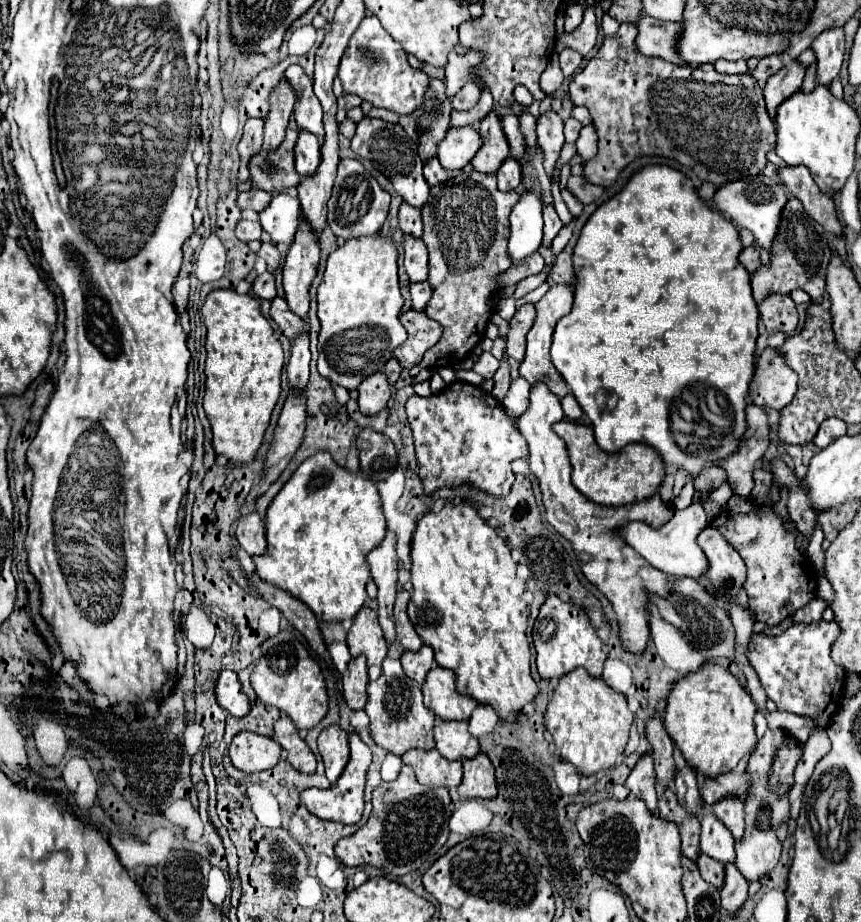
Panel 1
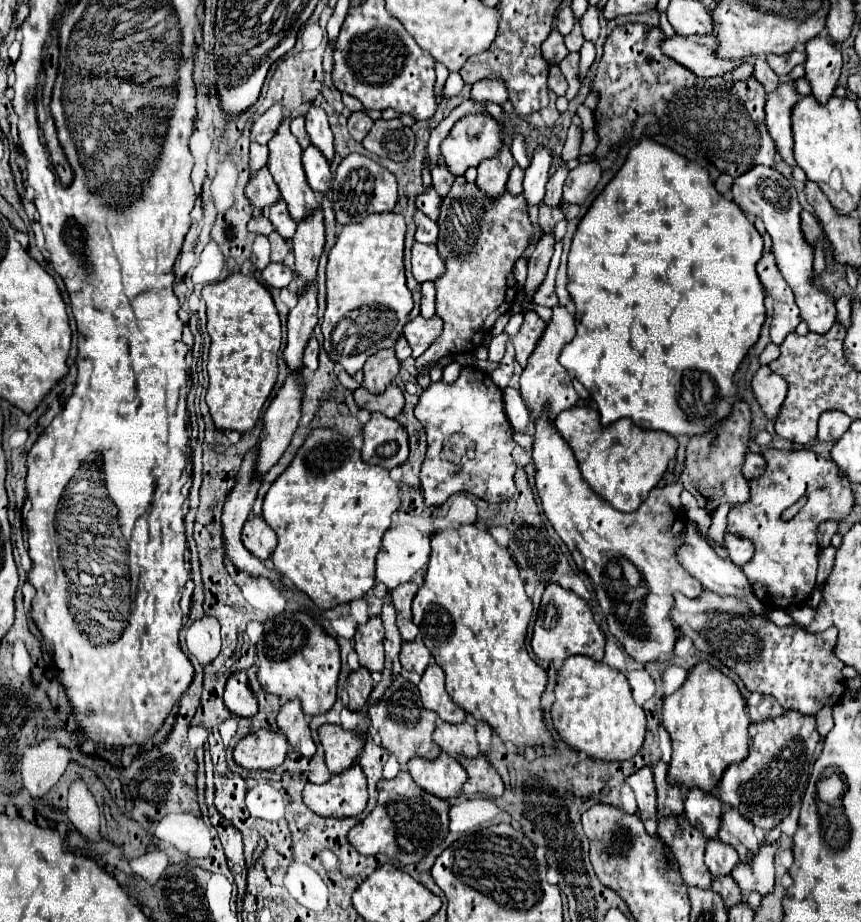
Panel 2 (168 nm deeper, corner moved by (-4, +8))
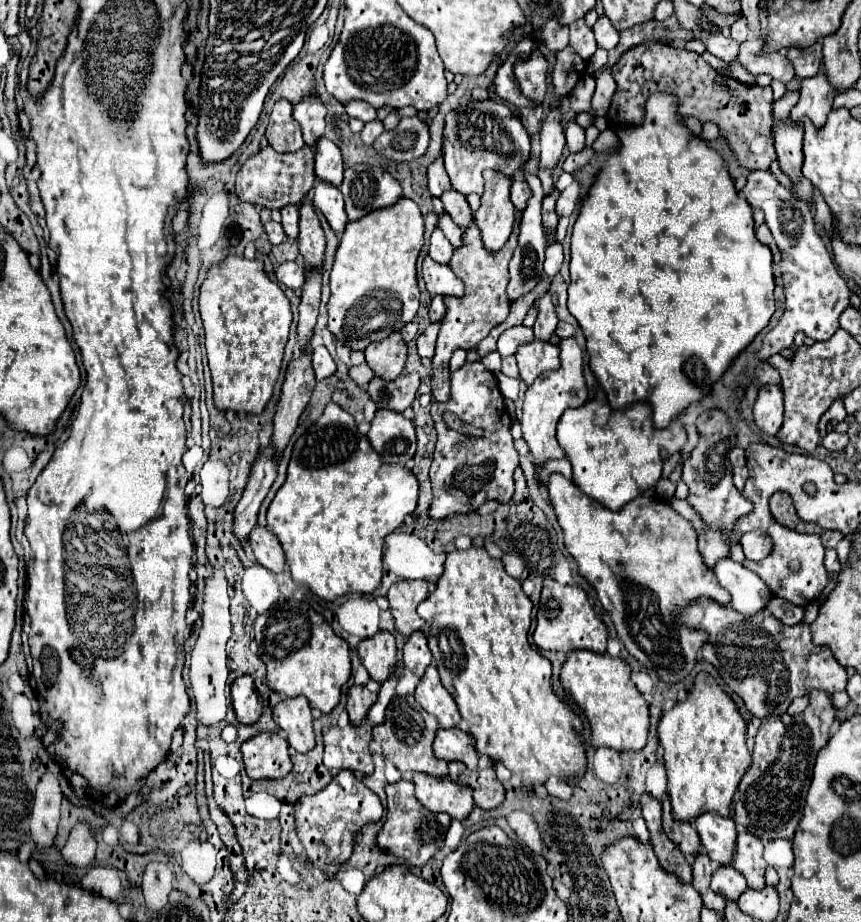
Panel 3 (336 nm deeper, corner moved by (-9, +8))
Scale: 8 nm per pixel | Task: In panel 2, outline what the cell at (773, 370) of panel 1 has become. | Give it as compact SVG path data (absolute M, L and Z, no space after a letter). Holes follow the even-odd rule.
M760 366L752 380L752 390L764 416L768 420L776 420L788 392L788 384L782 380L782 376L770 372L768 366Z

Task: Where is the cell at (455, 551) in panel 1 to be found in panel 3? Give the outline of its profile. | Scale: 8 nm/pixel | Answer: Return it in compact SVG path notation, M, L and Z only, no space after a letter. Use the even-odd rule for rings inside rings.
M475 544L471 548L467 548L467 550L453 550L453 552L447 554L445 570L443 570L443 574L441 574L435 590L417 606L417 614L425 620L423 634L429 640L429 650L431 650L431 654L435 658L435 666L439 670L439 674L441 674L443 686L453 696L453 700L455 700L461 716L471 724L471 734L475 738L477 752L479 754L487 754L491 760L501 760L513 774L521 774L523 776L523 784L527 788L533 788L535 784L543 784L551 774L559 776L561 780L569 780L573 776L583 776L585 764L587 764L585 750L583 750L583 744L579 740L581 720L579 720L579 716L575 712L569 710L569 706L565 706L553 694L553 688L551 688L551 662L529 646L527 634L529 634L529 626L531 626L531 610L533 610L533 602L529 600L529 596L525 596L525 592L521 588L521 582L515 580L515 578L511 578L505 572L505 566L503 566L503 562L499 558L491 558L483 546L475 546Z

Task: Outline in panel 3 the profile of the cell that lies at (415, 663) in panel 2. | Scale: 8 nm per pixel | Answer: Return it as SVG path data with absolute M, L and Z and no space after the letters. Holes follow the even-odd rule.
M423 632L411 634L403 646L403 666L421 678L429 664L431 664L431 652L427 648L425 634Z

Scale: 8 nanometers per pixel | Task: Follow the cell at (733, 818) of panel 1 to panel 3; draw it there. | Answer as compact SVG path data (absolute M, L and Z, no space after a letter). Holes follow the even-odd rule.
M743 830L737 836L737 848L731 864L747 878L749 888L763 888L765 886L765 860L763 860L763 842Z

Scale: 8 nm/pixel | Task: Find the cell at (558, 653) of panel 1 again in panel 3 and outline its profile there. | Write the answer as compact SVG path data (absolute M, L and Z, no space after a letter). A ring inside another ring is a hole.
M551 578L545 580L541 592L541 604L537 614L537 630L533 634L537 648L553 652L571 652L571 650L591 650L603 654L607 650L607 628L595 616L593 606L589 604L587 594L579 586L563 586Z

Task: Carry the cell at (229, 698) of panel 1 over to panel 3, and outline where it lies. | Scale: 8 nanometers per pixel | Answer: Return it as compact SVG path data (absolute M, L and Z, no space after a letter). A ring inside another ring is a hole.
M249 674L239 676L231 684L231 696L233 696L233 710L235 710L239 722L253 724L253 722L259 720L263 704L259 702L255 682L253 682L253 678Z

